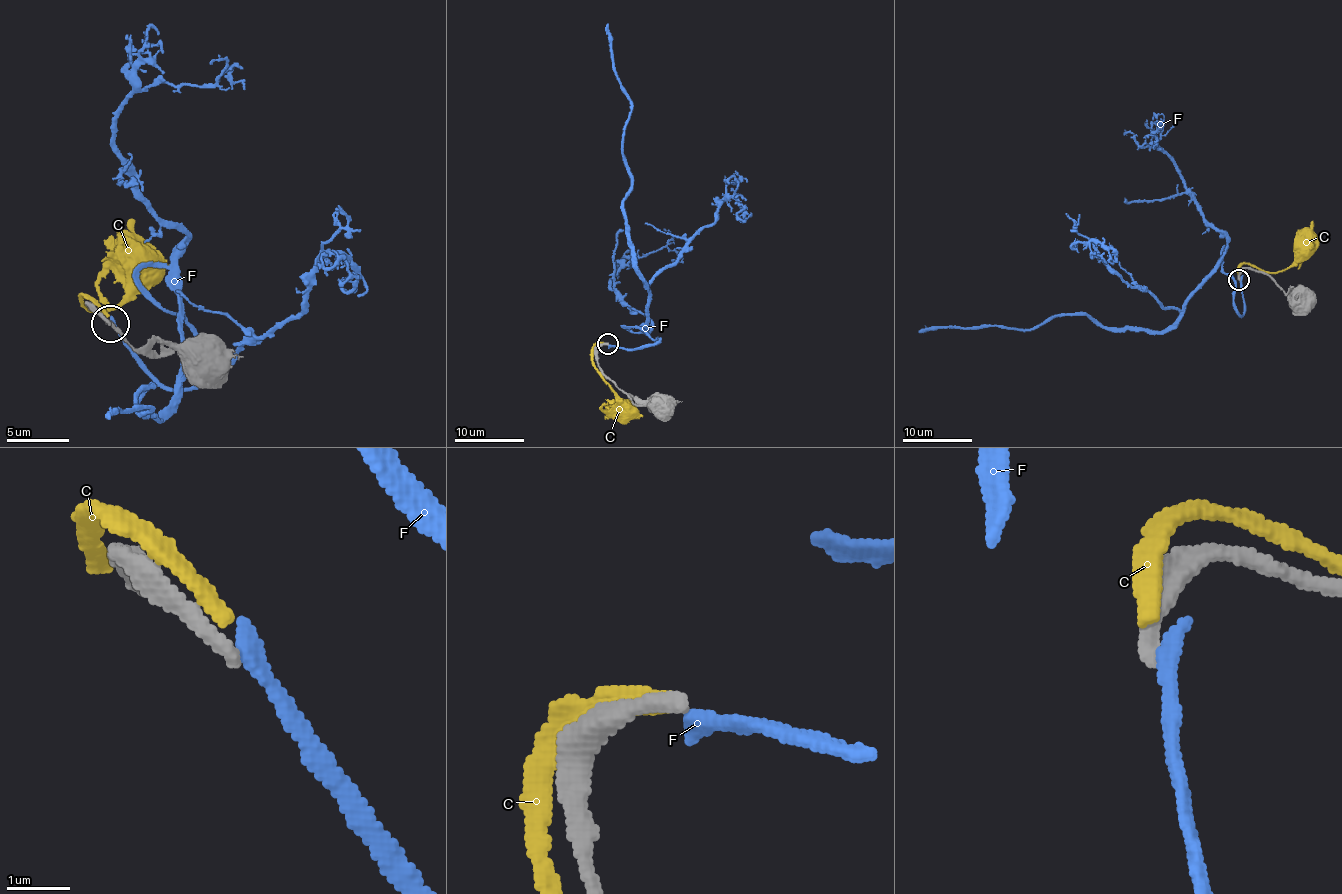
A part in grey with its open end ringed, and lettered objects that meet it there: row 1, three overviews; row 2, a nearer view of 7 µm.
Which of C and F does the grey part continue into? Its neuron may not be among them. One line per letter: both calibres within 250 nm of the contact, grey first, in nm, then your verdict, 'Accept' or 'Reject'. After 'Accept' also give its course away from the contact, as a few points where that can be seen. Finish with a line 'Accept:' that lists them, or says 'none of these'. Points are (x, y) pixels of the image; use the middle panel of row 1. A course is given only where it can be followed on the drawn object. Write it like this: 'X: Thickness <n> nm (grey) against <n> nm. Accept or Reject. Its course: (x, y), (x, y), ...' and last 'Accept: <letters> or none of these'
C: Thickness 400 nm (grey) against 340 nm. Reject
F: Thickness 260 nm (grey) against 280 nm. Reject
Accept: none of these

